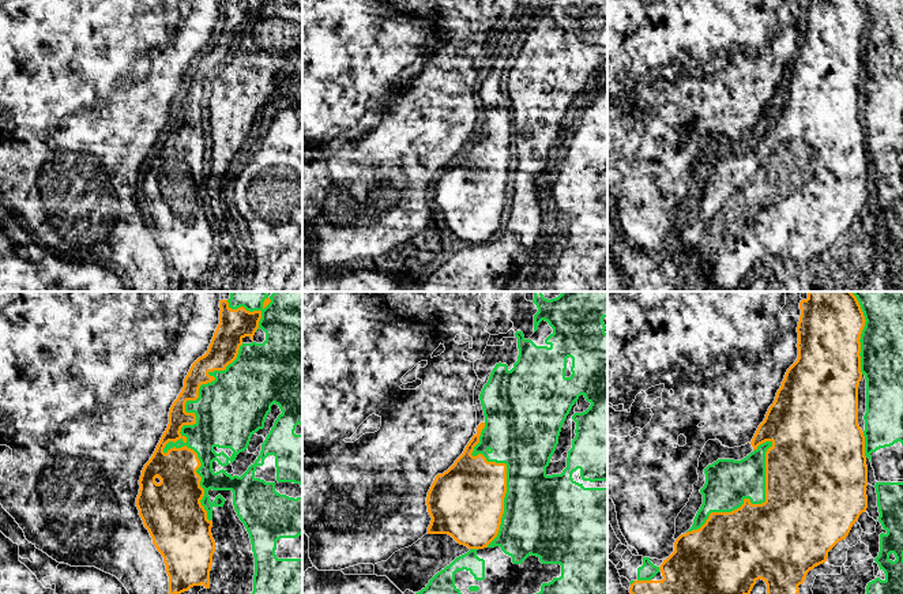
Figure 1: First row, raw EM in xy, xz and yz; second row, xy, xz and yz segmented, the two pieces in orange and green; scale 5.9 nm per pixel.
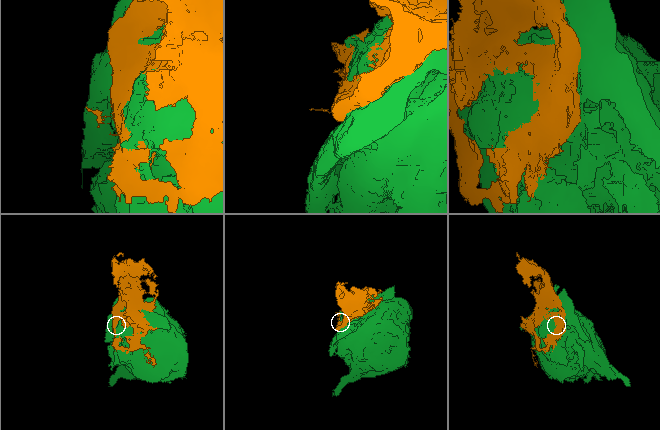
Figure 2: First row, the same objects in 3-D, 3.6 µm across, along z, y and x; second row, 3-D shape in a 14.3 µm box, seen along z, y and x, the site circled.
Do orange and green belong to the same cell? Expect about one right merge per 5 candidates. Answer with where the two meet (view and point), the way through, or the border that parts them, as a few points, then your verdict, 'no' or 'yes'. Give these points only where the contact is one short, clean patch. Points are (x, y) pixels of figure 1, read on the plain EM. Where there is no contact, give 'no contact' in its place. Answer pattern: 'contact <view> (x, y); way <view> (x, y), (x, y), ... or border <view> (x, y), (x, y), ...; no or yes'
contact xy (194, 117); no

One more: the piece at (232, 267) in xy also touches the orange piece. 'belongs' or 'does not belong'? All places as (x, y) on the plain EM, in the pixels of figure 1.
belongs

